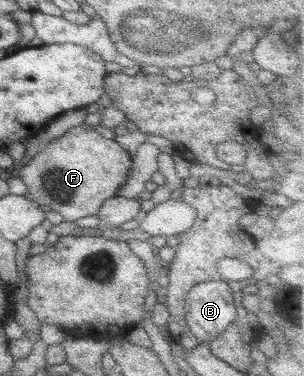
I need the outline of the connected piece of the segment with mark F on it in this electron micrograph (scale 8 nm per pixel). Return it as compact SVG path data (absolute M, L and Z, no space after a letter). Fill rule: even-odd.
M82 123L67 130L61 137L45 143L19 170L18 177L27 188L26 196L40 203L44 209L58 212L63 221L76 221L77 218L83 218L83 216L95 215L104 200L115 196L131 170L132 160L127 151L116 141L103 138L91 127Z

